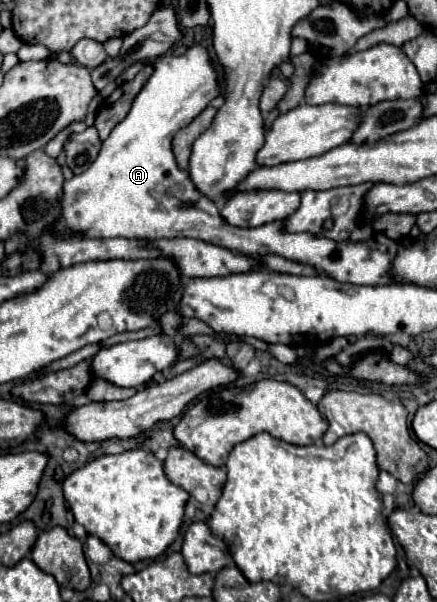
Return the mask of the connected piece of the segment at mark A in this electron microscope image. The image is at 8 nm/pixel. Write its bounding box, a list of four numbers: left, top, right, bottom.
[47,45,397,285]

